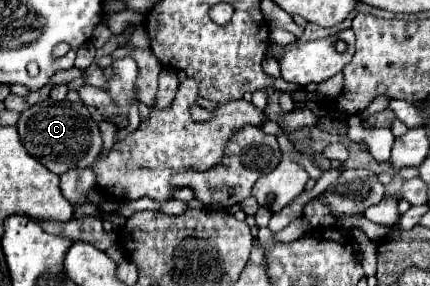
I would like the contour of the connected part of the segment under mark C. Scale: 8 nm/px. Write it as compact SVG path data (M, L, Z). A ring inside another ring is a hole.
M47 99L21 113L17 121L17 131L27 153L57 175L63 175L79 167L81 169L89 167L91 161L95 161L103 149L99 125L91 119L89 109L83 103L73 103L73 101L57 103Z

